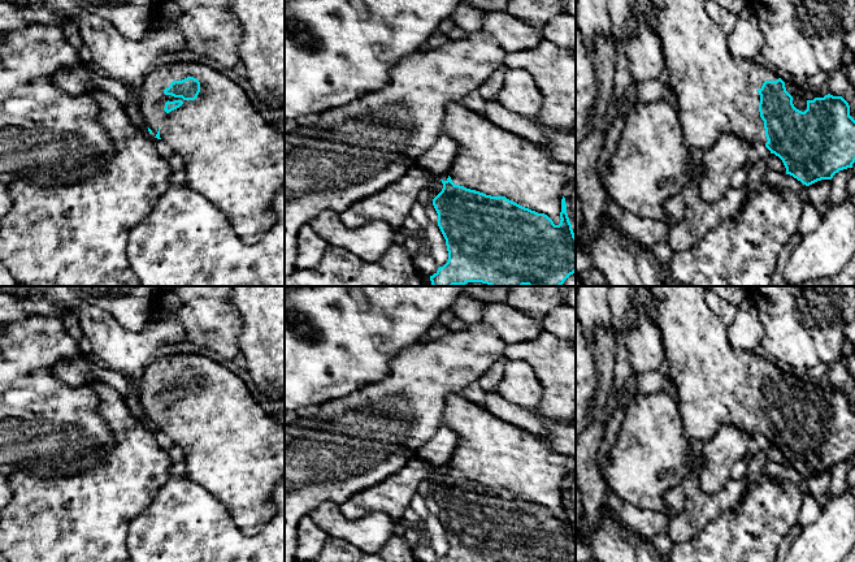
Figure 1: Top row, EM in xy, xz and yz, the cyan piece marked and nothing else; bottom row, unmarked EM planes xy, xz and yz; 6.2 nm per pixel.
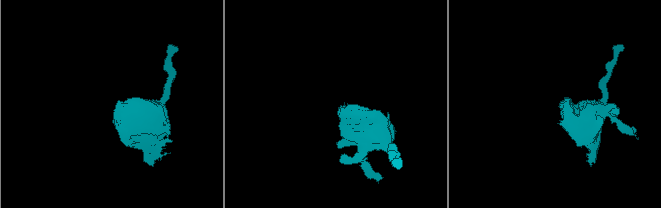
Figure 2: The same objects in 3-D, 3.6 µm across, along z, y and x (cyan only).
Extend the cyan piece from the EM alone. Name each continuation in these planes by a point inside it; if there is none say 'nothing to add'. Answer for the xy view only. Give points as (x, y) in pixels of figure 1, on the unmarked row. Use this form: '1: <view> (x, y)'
1: xy (233, 448)

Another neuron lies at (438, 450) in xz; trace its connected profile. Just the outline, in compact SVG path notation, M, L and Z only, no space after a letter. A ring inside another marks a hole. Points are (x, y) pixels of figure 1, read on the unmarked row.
M447 425L439 427L437 433L421 448L413 451L413 457L426 461L442 471L448 466L457 446L459 435Z

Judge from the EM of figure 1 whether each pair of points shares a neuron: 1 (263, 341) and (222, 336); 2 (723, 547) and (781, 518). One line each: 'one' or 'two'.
1: two
2: one

